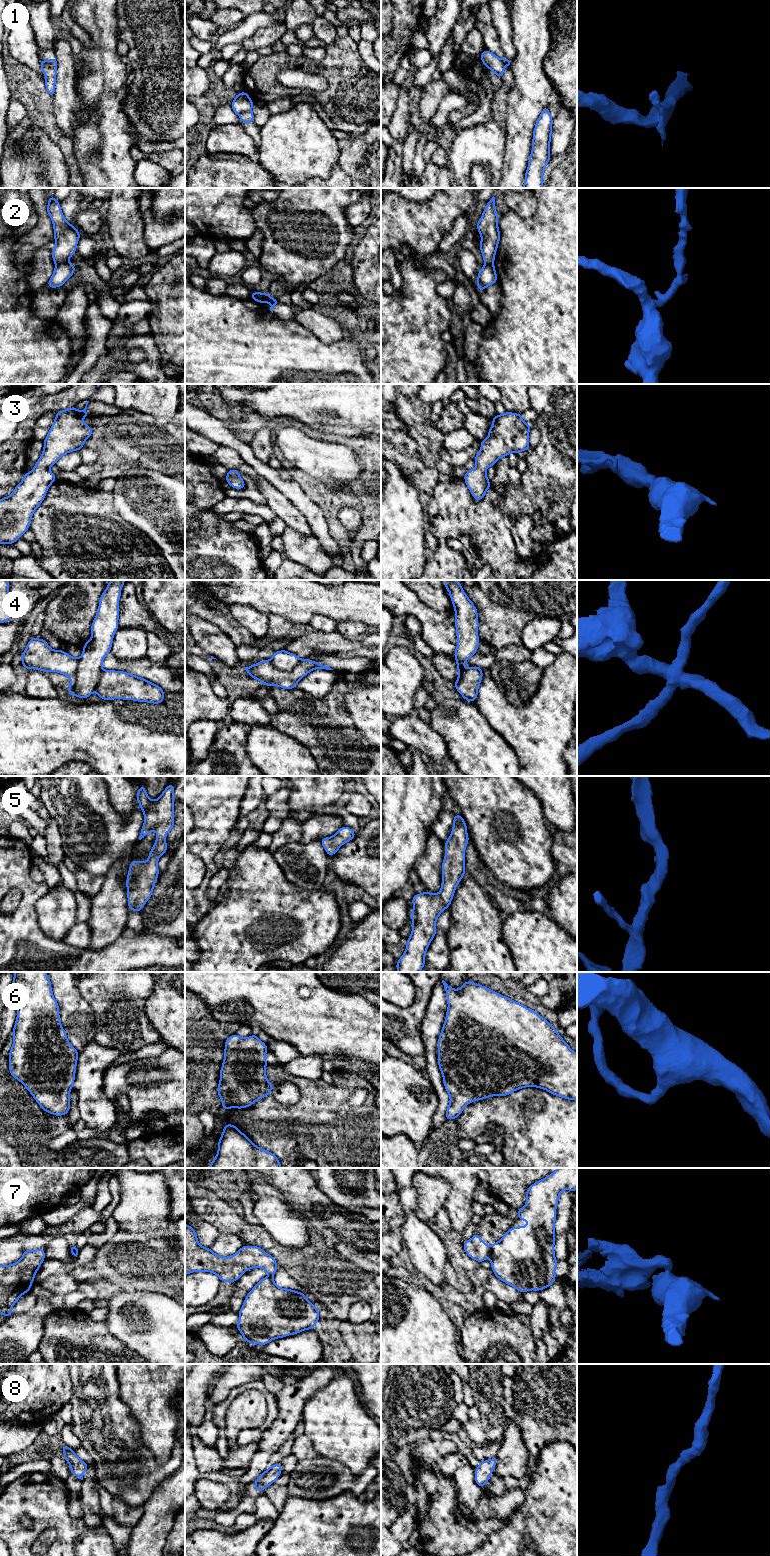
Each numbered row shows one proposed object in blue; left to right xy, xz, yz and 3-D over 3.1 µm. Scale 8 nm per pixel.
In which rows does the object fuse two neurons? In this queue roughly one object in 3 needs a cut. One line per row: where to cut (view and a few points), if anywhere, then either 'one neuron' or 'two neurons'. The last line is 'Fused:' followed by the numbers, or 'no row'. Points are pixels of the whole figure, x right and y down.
1: cut in xy along (43, 60), (56, 68); two neurons
2: cut in xy along (67, 261), (56, 265); two neurons
3: no cut; one neuron
4: cut in xz along (301, 660), (290, 670), (279, 670), (270, 662); two neurons
5: no cut; one neuron
6: no cut; one neuron
7: cut in yz along (489, 1247), (490, 1255); two neurons
8: no cut; one neuron
Fused: 1, 2, 4, 7

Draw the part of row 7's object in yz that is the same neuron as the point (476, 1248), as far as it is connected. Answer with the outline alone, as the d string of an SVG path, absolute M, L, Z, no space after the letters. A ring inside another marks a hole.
M477 1233L470 1240L464 1241L463 1247L467 1255L479 1263L482 1263L490 1256L490 1246Z

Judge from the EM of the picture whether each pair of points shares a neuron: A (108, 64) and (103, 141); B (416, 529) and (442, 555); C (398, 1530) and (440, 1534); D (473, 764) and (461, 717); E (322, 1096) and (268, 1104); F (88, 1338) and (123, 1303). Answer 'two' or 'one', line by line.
A: one
B: two
C: two
D: one
E: one
F: two

